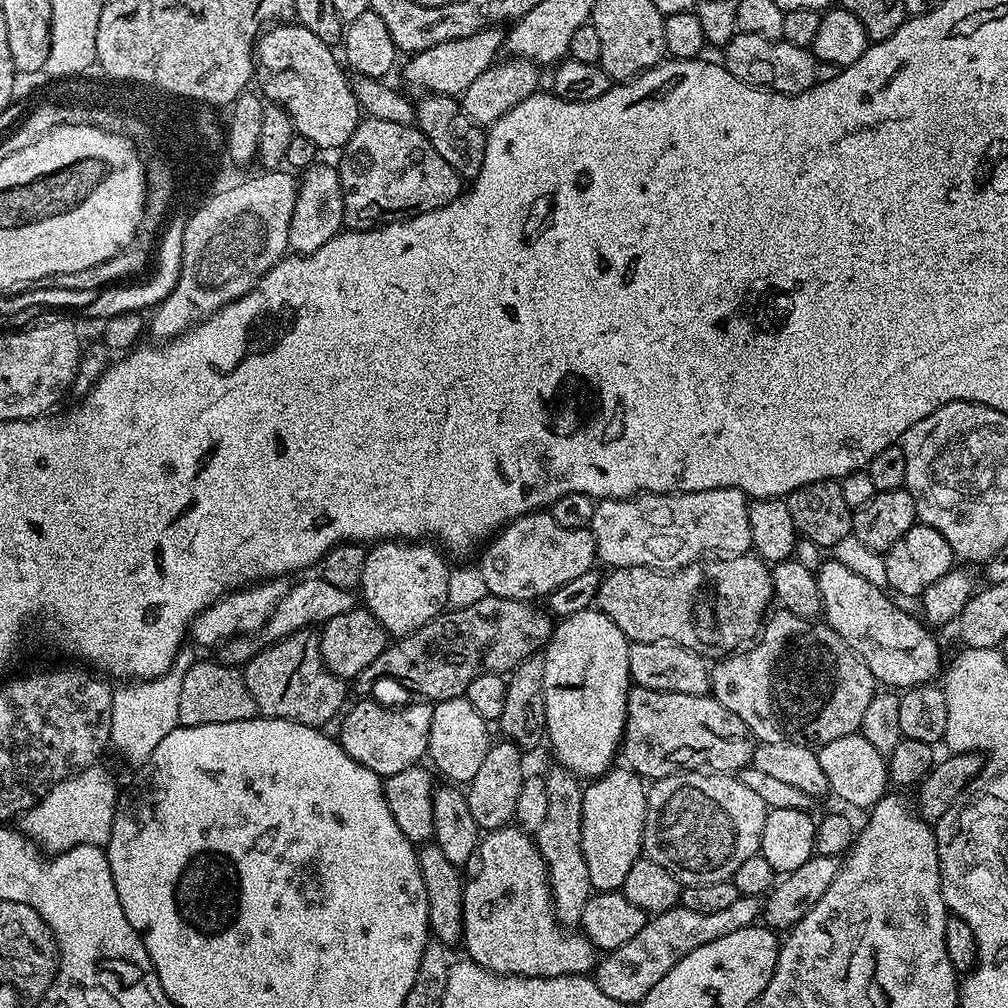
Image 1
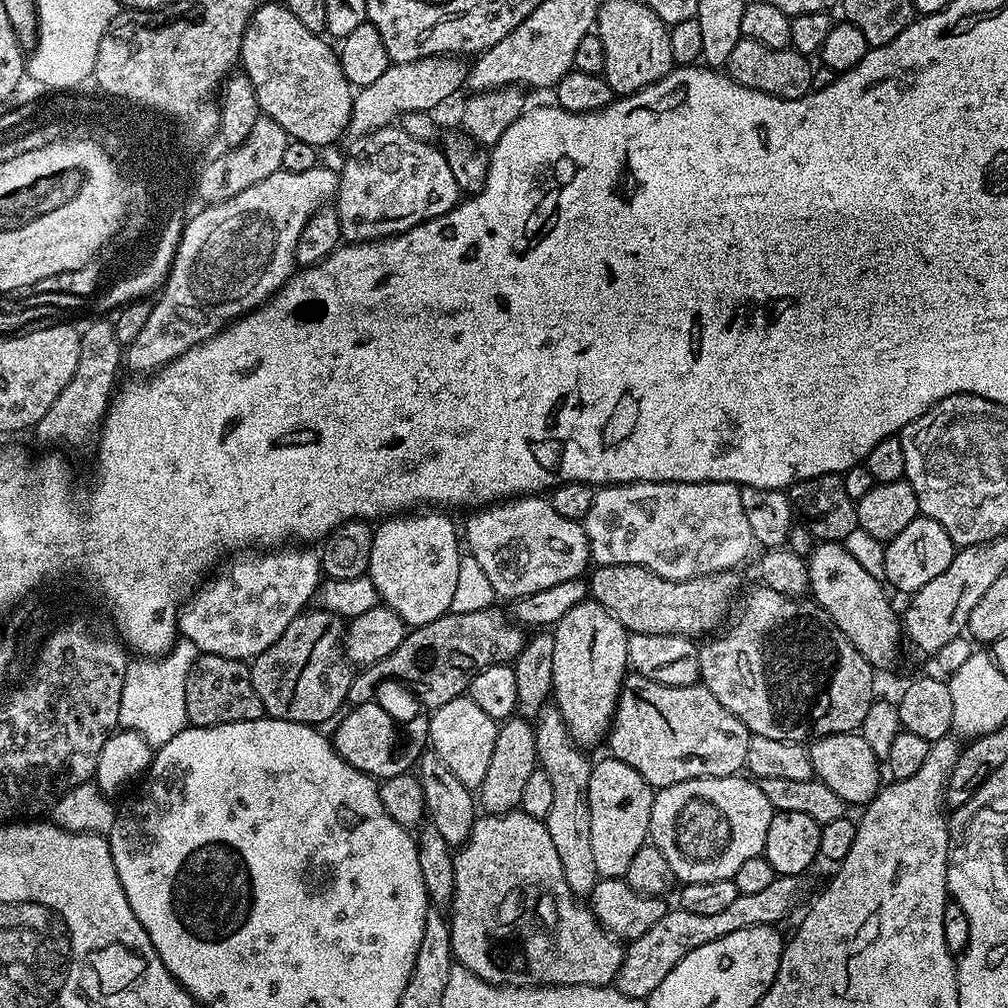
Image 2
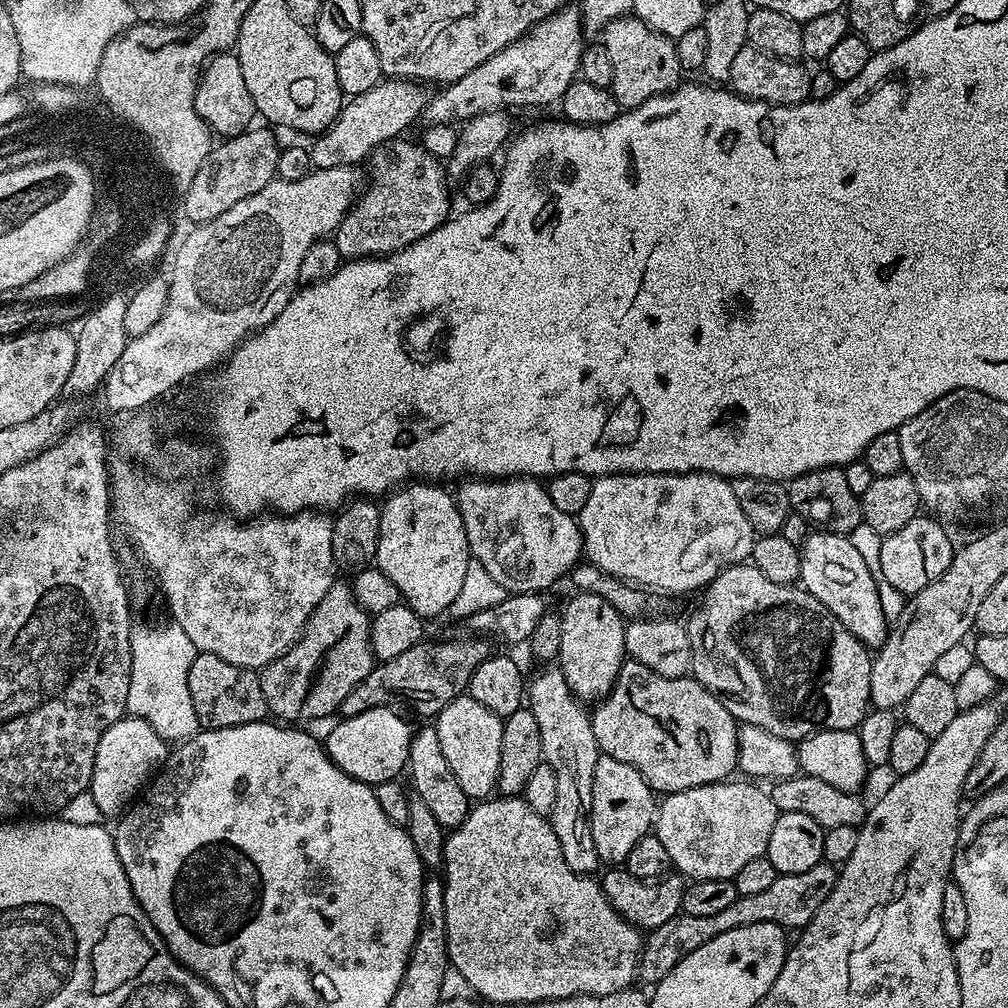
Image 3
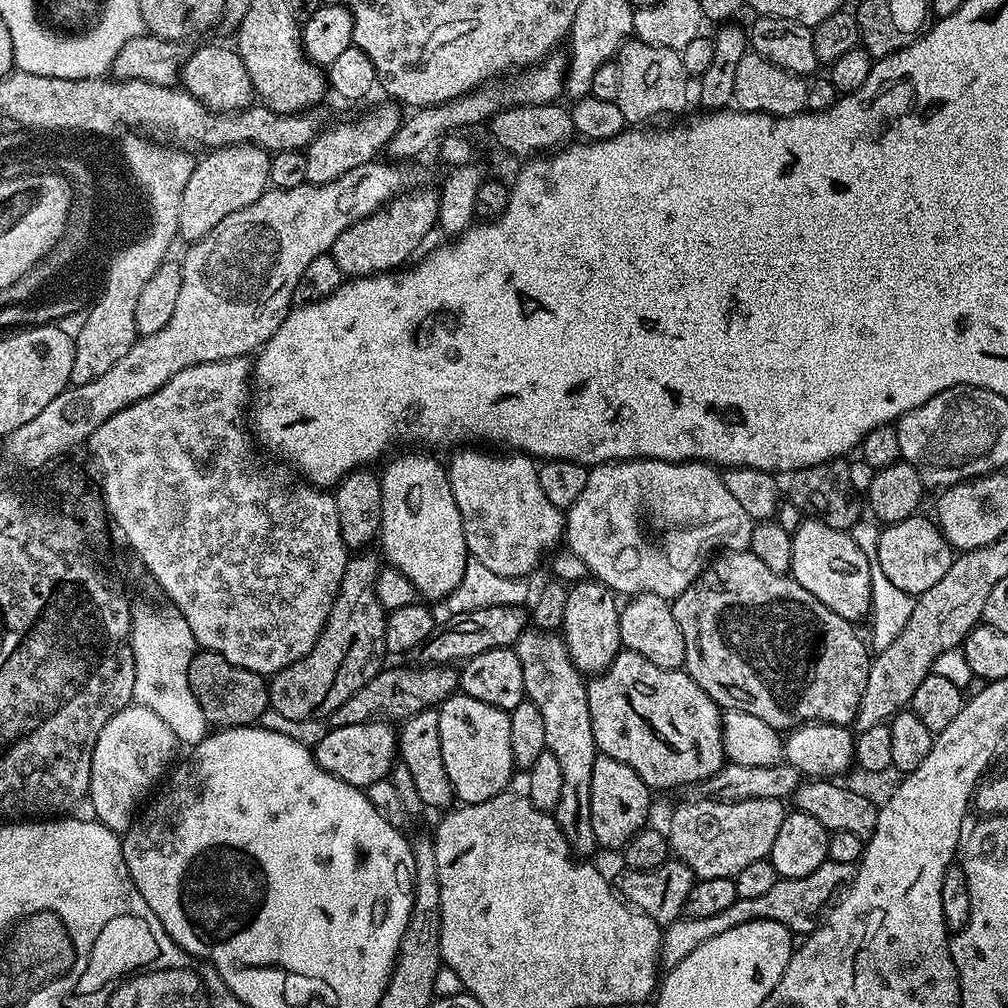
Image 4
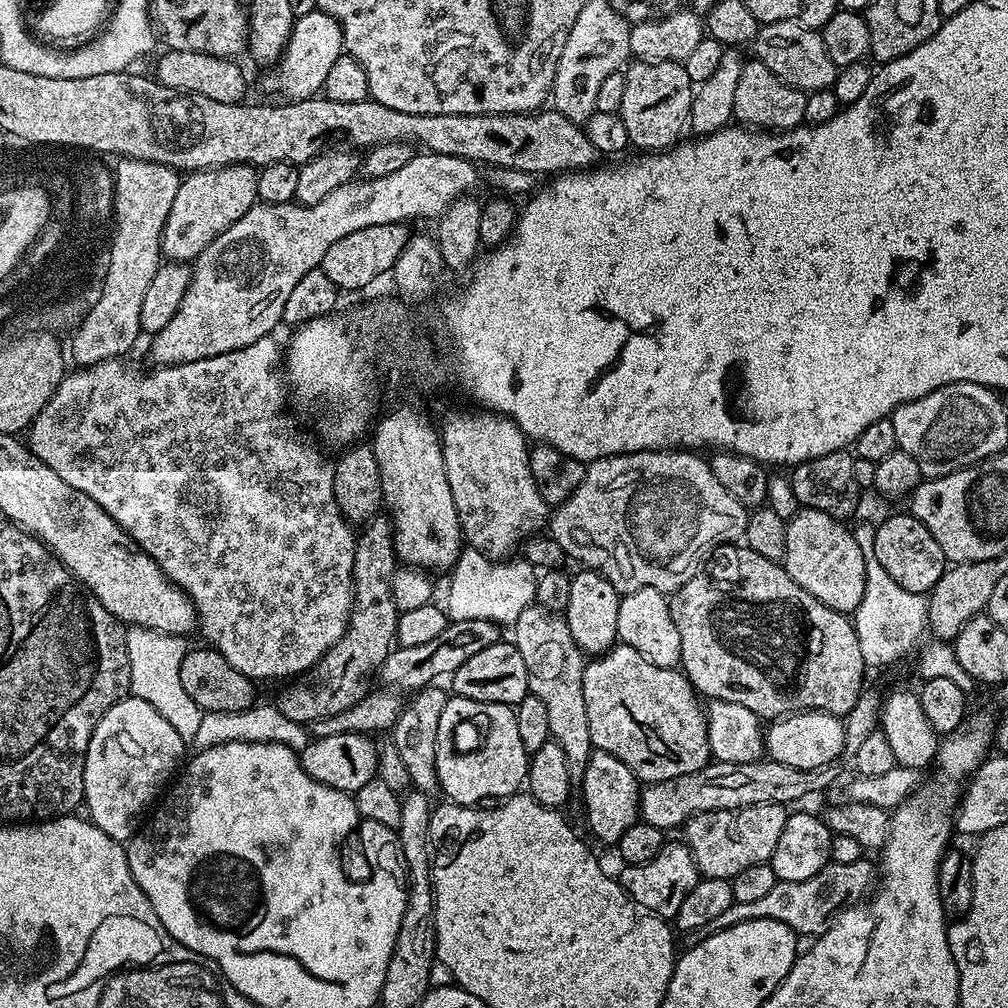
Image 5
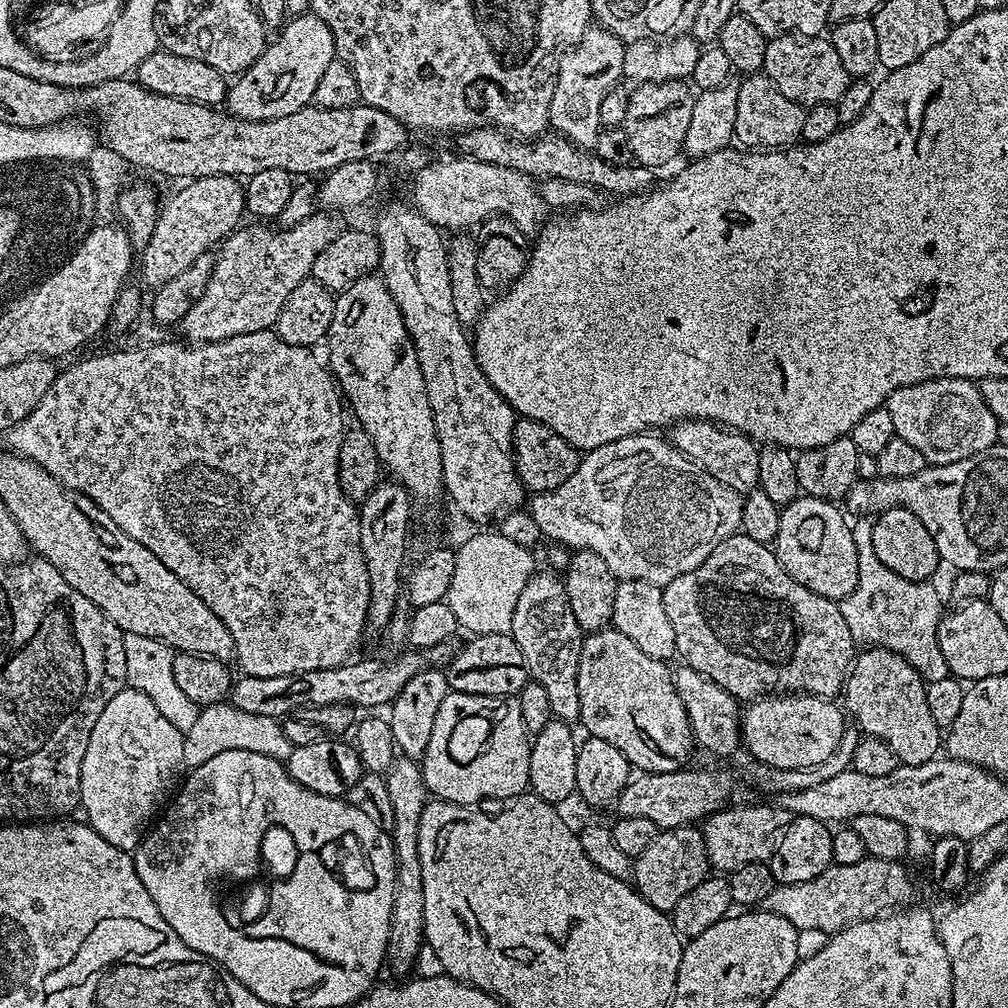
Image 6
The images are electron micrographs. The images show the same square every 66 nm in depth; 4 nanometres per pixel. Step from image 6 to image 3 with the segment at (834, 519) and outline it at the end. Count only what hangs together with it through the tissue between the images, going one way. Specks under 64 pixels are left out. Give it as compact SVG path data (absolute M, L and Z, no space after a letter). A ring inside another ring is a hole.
M812 530L799 551L799 583L804 591L818 598L818 602L822 602L822 606L826 606L826 610L830 610L830 614L834 614L834 618L838 618L838 622L842 622L842 626L846 626L846 630L850 630L865 648L875 650L882 647L890 627L890 620L884 616L882 588L878 577L870 572L865 559L851 545L849 537Z

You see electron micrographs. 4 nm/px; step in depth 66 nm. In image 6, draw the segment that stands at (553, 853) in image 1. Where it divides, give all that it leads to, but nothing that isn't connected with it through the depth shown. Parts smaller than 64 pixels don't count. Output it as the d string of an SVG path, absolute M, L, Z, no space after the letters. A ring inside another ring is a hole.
M543 570L532 573L518 598L518 606L514 606L510 635L518 650L522 650L529 677L546 686L553 717L569 722L579 721L578 662L582 629L574 618L574 610L570 610L564 581L559 575L556 577L554 573Z

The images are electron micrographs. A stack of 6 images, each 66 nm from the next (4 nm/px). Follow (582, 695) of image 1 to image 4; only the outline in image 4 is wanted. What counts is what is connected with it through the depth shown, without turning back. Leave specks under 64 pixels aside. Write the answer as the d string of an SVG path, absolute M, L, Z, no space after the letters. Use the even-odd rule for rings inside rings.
M585 578L579 584L573 584L568 588L566 618L564 619L562 635L564 637L564 645L568 647L570 658L581 674L605 672L610 666L610 662L614 662L616 655L622 651L620 643L620 608L618 603L616 604L616 600L618 600L617 593L595 578Z

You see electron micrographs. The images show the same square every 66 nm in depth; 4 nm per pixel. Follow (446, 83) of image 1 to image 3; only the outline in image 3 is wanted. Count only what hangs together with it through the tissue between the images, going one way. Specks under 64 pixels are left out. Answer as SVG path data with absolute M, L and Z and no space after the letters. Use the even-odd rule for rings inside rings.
M391 78L381 79L380 83L374 85L370 90L366 90L365 94L351 97L341 108L338 119L327 129L327 131L319 133L316 142L310 146L312 153L312 165L315 169L330 169L332 166L359 165L360 161L364 161L380 144L385 144L388 140L397 139L415 120L421 119L425 106L428 105L430 99L429 93L426 91L423 83L414 80L394 80Z

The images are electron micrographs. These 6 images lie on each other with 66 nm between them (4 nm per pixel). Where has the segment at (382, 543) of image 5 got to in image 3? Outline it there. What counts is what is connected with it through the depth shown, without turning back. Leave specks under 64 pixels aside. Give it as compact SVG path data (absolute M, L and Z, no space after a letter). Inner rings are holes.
M333 582L326 598L322 598L318 606L314 606L314 614L310 614L300 639L278 658L259 669L258 675L262 682L262 694L266 694L269 713L280 722L303 722L335 713L342 698L346 698L346 694L350 694L350 690L354 690L354 686L358 686L358 682L362 682L362 678L366 678L366 674L370 674L373 667L374 653L369 613L353 596L347 583Z

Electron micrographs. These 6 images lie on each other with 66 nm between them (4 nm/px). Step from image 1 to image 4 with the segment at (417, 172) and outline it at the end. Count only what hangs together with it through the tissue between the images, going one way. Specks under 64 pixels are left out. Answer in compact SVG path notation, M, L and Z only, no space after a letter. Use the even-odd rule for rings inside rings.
M412 190L407 194L397 196L394 200L389 200L385 207L379 208L374 214L370 214L358 222L354 222L354 226L350 226L346 230L342 230L342 234L338 234L330 255L337 263L338 270L343 272L345 277L376 276L380 272L399 269L407 261L404 259L431 234L432 228L434 232L438 224L439 195L435 191L420 191Z

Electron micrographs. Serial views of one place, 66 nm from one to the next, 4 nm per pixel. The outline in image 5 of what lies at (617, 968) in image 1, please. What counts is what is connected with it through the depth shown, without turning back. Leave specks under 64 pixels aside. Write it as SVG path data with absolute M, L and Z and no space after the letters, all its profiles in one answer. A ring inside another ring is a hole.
M861 858L858 862L834 864L829 862L825 868L818 870L814 878L806 878L806 882L786 882L777 880L762 899L755 902L733 902L730 910L726 910L710 922L707 931L717 932L723 928L734 926L738 922L770 918L774 922L782 922L790 926L792 931L800 936L817 937L828 929L829 924L840 915L841 911L867 897L873 891L874 881L878 872L868 858Z

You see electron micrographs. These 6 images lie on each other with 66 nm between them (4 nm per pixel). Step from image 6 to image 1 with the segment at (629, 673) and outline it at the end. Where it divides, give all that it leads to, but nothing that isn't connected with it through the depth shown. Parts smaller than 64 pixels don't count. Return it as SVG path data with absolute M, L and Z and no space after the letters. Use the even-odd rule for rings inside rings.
M633 687L628 693L622 760L645 781L661 780L670 772L708 770L736 774L752 763L754 737L738 718L730 714L715 696L678 694Z

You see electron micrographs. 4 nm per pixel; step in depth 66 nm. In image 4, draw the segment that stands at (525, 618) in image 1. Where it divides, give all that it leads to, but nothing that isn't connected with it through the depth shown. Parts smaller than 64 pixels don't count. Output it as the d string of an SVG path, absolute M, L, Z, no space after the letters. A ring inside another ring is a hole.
M407 666L408 668L388 668L385 667L374 678L370 678L370 682L366 682L366 686L362 686L362 690L354 690L354 694L350 694L350 698L346 698L346 702L342 702L342 706L338 706L338 710L334 710L326 717L328 728L337 728L338 726L354 726L361 724L367 720L388 720L400 722L409 716L418 714L427 708L436 708L444 703L449 696L453 695L458 688L458 672L452 666Z

